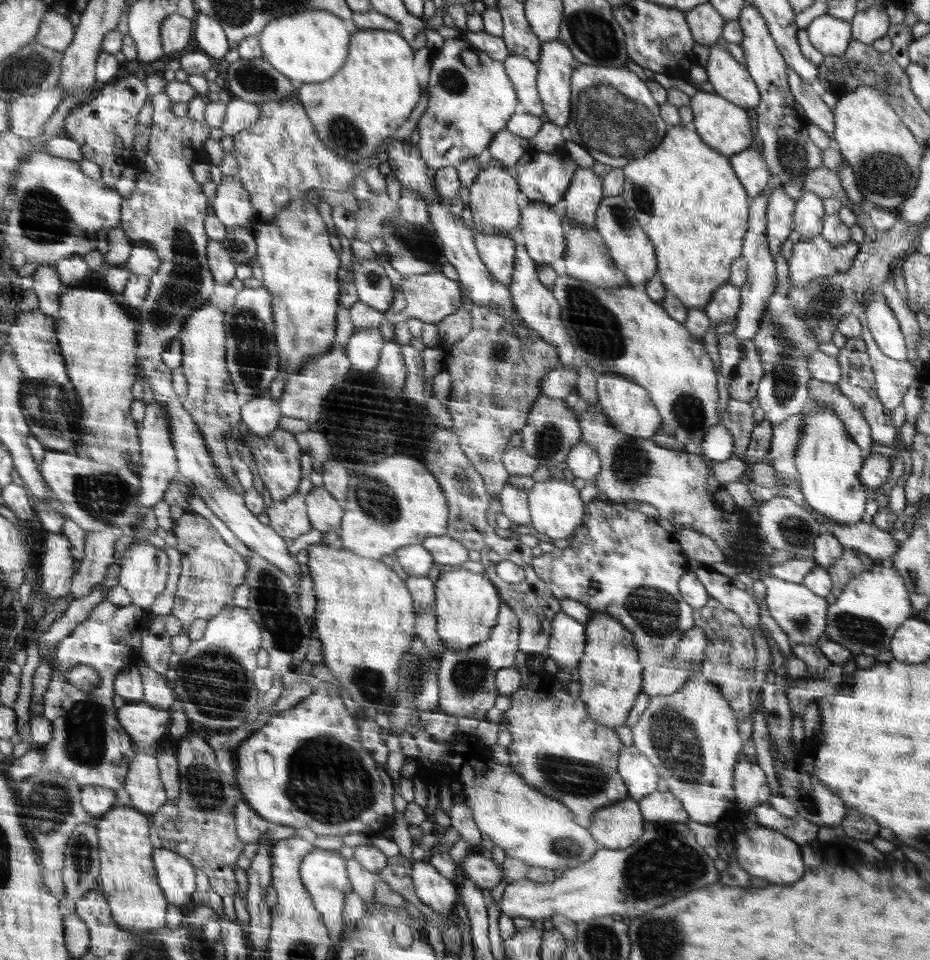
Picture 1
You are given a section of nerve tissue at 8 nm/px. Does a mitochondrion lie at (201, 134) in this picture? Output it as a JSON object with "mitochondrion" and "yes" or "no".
{"mitochondrion":"no"}

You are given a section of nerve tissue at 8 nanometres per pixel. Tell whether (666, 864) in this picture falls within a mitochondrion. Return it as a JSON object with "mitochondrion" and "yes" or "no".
{"mitochondrion":"yes"}

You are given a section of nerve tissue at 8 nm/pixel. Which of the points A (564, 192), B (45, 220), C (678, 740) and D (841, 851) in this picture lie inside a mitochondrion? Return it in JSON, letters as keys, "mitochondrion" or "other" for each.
{"A":"other","B":"mitochondrion","C":"mitochondrion","D":"other"}

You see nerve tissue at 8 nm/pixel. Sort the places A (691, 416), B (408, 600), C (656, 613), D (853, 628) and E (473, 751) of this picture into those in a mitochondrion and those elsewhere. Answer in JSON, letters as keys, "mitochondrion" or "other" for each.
{"A":"mitochondrion","B":"other","C":"mitochondrion","D":"mitochondrion","E":"other"}

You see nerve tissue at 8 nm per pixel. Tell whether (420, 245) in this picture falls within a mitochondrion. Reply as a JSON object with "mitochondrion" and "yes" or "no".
{"mitochondrion":"yes"}

